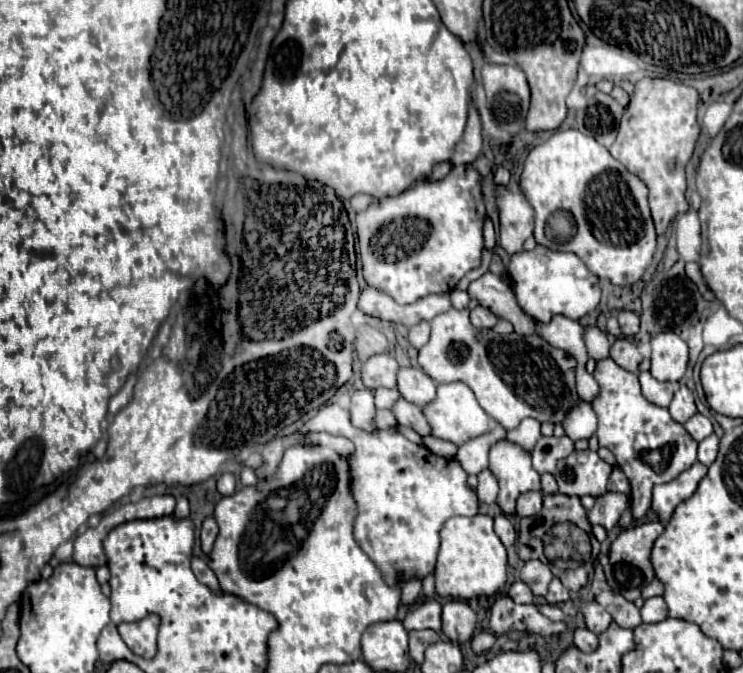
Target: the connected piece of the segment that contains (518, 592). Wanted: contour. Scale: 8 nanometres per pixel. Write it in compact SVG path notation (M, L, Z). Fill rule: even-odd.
M516 581L516 583L510 587L508 595L510 595L510 597L516 601L516 603L522 603L522 605L532 603L532 599L534 599L532 591L530 591L530 589L528 589L528 585L524 585L522 581Z

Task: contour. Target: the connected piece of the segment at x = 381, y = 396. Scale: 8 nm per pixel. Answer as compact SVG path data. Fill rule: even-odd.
M376 389L374 391L374 405L378 409L390 409L392 401L396 401L396 397L400 397L400 393L396 389Z

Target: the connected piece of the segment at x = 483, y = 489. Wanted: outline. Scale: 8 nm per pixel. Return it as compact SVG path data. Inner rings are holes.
M488 469L478 475L476 493L478 493L478 499L480 499L482 503L486 503L486 505L490 505L490 503L496 501L496 495L498 495L498 481L496 481L496 477L492 477L492 473L490 473Z

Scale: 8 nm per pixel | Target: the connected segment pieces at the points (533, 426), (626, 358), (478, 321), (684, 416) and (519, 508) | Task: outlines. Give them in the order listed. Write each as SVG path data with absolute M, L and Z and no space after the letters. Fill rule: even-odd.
M524 419L516 429L512 429L512 431L508 431L508 439L510 441L516 441L520 447L524 447L524 449L528 449L528 451L532 451L534 449L534 445L536 445L536 441L542 437L542 433L540 433L540 421L536 421L536 419Z
M618 337L614 341L614 345L610 347L610 357L624 369L632 371L632 373L638 373L638 363L642 361L642 355L638 351L638 347L626 339L626 337Z
M480 305L474 307L470 311L470 315L472 315L472 325L474 327L488 327L488 329L492 329L496 325L496 321L498 321L498 317L490 309L480 307Z
M680 385L680 387L676 389L674 399L672 399L672 403L668 405L668 411L670 411L672 419L678 421L678 423L688 421L688 419L698 411L696 405L694 405L694 395L692 395L692 391L690 391L686 385Z
M538 491L522 493L520 501L516 503L516 515L520 515L520 517L536 515L540 509L542 509L542 493L538 493Z

